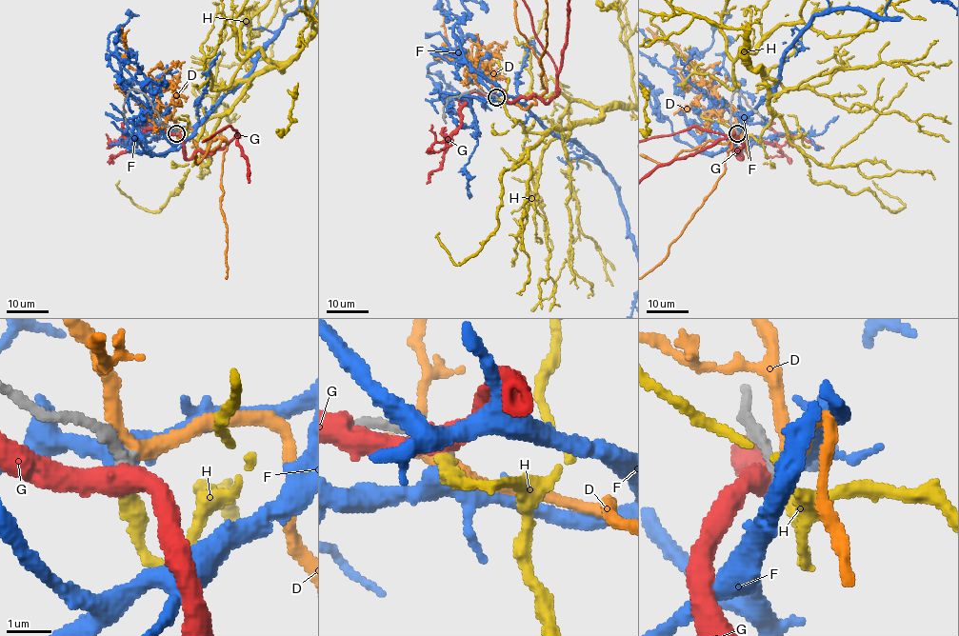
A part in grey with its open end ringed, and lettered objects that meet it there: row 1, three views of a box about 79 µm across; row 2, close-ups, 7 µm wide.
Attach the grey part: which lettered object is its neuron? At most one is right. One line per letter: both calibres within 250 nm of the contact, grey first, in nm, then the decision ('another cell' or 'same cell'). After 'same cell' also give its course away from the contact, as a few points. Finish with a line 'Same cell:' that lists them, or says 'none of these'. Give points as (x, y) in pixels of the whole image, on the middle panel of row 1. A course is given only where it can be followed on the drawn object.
D: calibres 320 and 280 nm; another cell
F: calibres 320 and 360 nm; another cell
G: calibres 320 and 480 nm; another cell
H: calibres 320 and 400 nm; same cell
Same cell: H

